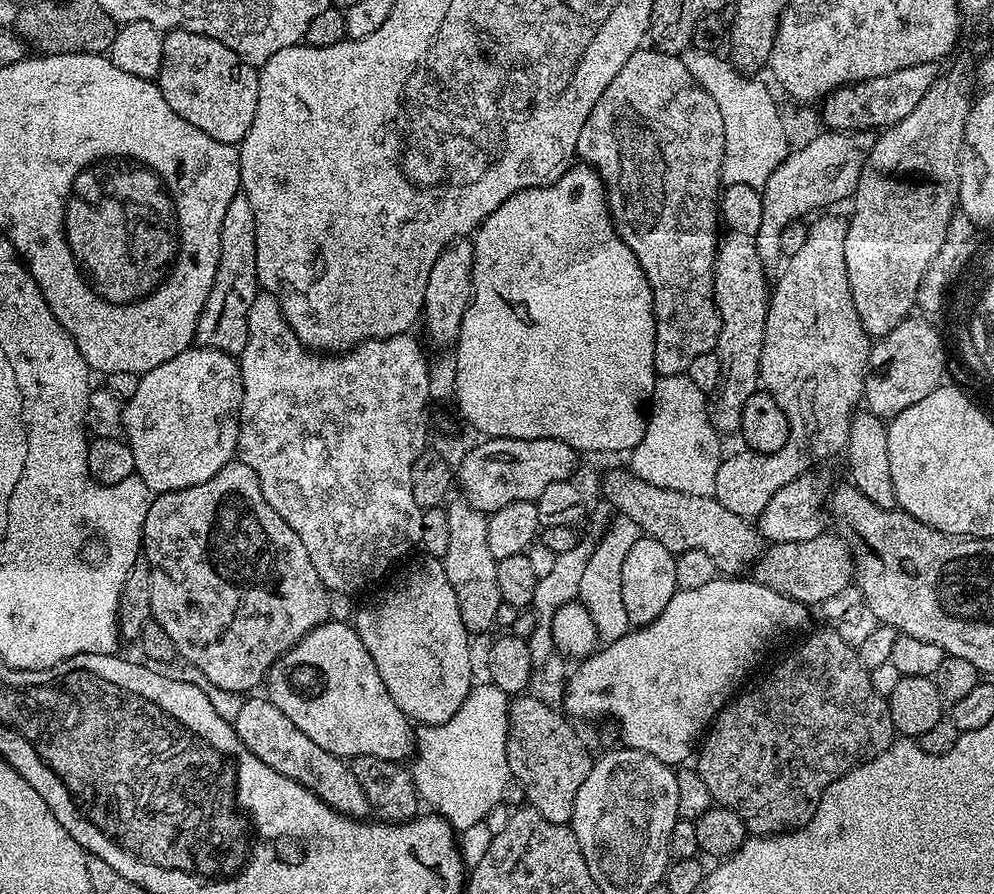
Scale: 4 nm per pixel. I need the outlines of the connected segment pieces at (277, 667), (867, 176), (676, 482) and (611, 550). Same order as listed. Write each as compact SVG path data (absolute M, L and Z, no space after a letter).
M329 618L310 630L286 654L282 654L272 663L266 681L266 698L317 744L322 750L330 750L330 754L341 758L353 756L373 756L404 762L414 752L414 724L390 698L390 690L382 682L374 658L370 658L366 646L362 646L362 638L358 638L355 627Z
M956 64L952 69L945 71L934 82L934 86L930 86L930 90L926 90L926 94L922 98L922 102L918 102L918 106L914 106L914 110L910 114L906 114L906 118L902 118L902 122L898 122L892 128L885 128L876 136L874 146L870 150L870 154L866 158L866 162L862 166L862 174L858 178L858 186L856 187L856 195L851 201L852 217L847 217L848 233L846 234L846 273L850 284L850 294L853 295L854 306L857 307L858 318L865 331L872 338L879 338L890 334L890 330L894 330L894 326L898 326L903 320L909 319L913 315L916 308L916 295L918 294L918 286L922 282L922 278L926 274L926 270L930 266L930 262L934 262L934 258L942 250L942 242L946 242L946 234L953 216L957 215L958 205L960 203L960 175L958 174L958 166L960 165L960 151L962 150L962 142L964 141L964 130L966 128L966 118L972 109L972 101L974 99L973 85L966 84L963 80L970 76L970 68L964 64Z
M686 374L678 376L660 376L652 391L650 401L650 415L647 417L648 425L642 442L632 449L630 453L630 470L638 478L663 488L673 488L686 494L699 496L715 496L715 478L722 459L720 453L720 440L716 427L710 419L710 400Z
M617 515L609 523L604 536L595 542L595 548L590 554L586 570L583 571L578 600L586 606L586 610L590 610L594 630L598 630L604 644L613 644L615 640L622 638L630 630L625 603L622 602L622 564L634 542L638 542L641 537L640 528L633 520Z

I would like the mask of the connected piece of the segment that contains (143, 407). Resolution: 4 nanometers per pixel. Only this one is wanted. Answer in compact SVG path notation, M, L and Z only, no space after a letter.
M190 347L170 358L170 362L162 362L162 366L154 366L154 370L141 375L134 398L124 404L124 436L134 454L135 475L146 482L149 493L198 486L198 482L214 478L222 466L232 463L237 455L238 417L243 393L237 357L213 348Z

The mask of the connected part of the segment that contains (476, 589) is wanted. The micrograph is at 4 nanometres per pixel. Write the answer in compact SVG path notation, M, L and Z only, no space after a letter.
M463 498L454 500L446 508L450 522L450 542L446 546L446 554L442 557L444 573L450 586L454 586L454 598L458 598L458 610L462 614L466 630L470 634L476 634L486 631L490 626L493 627L496 619L501 603L498 594L498 570L486 538L488 516Z

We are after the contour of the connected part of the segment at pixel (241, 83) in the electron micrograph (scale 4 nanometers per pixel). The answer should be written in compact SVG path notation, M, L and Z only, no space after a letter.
M181 28L171 29L164 36L158 83L170 110L218 142L236 146L246 138L254 110L258 110L259 81L260 73L253 65L214 38Z

